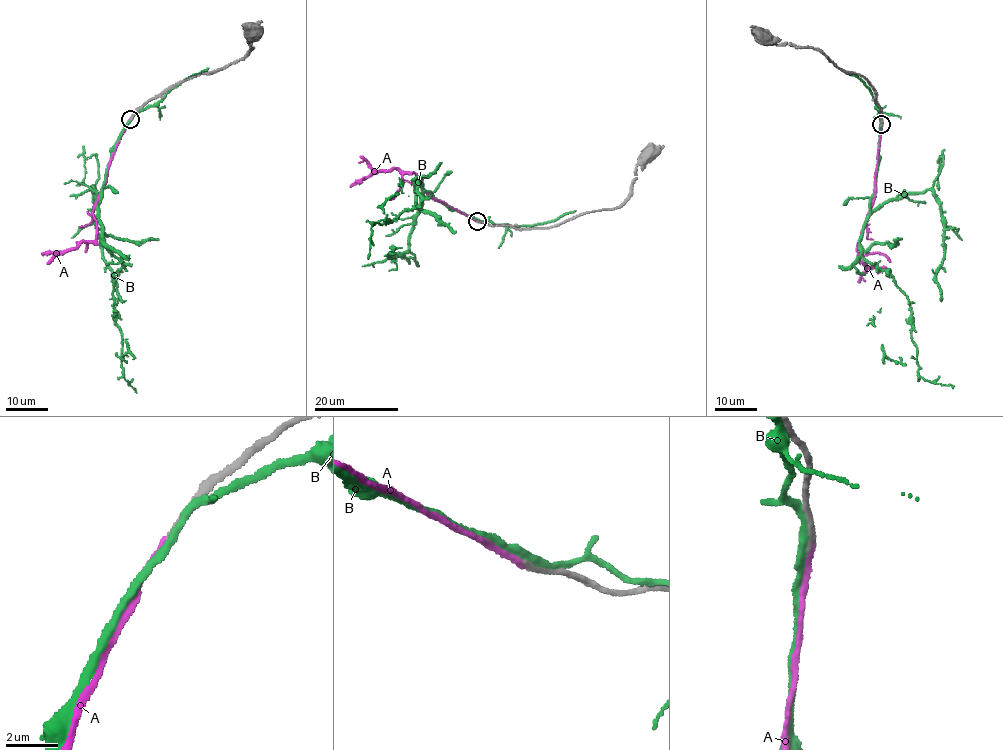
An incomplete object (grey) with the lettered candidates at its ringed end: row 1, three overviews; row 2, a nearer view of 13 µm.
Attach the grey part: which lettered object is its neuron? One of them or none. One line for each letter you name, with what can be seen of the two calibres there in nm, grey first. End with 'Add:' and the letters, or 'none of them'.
A: Thickness 260 nm (grey) against 240 nm
Add: A

